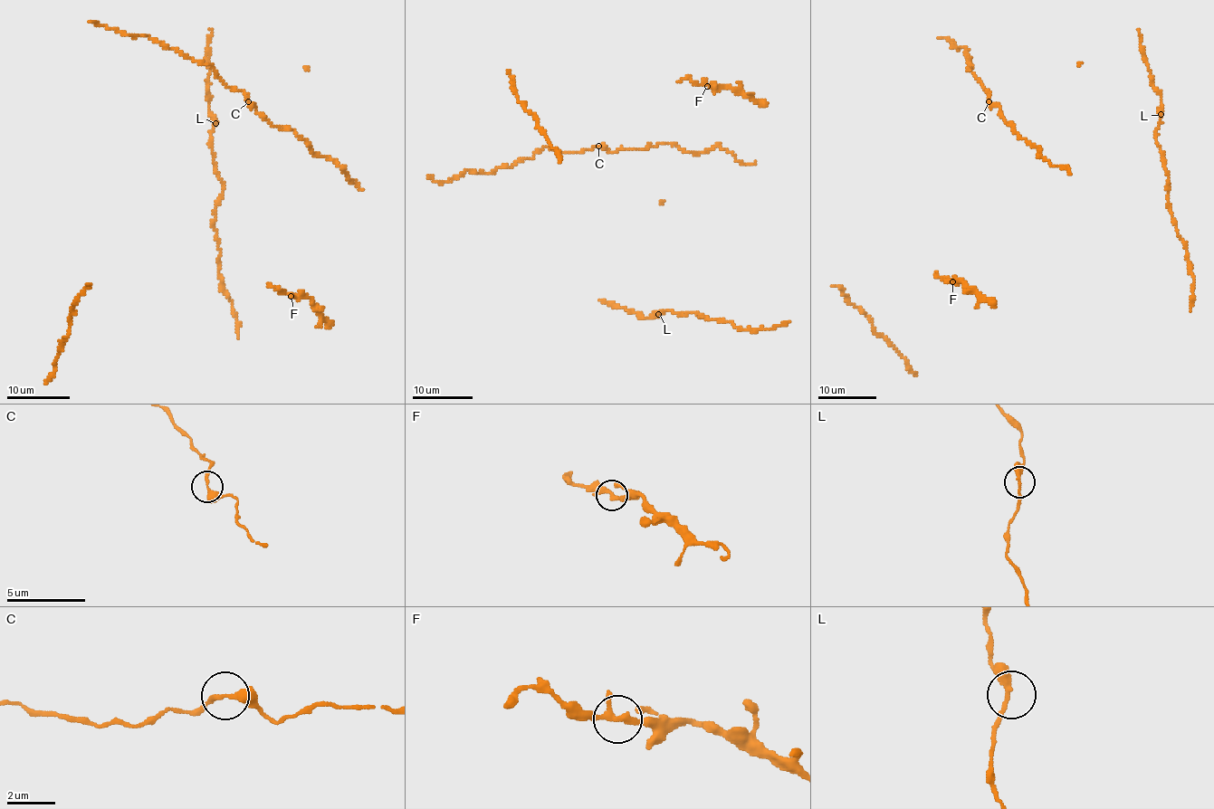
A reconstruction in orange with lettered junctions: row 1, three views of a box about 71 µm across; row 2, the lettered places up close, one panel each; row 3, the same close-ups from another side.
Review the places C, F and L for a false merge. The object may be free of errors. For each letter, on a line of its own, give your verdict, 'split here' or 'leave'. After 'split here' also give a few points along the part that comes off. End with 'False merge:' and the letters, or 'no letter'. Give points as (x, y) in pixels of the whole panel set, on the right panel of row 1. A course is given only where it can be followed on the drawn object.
C: leave
F: leave
L: leave
False merge: no letter

